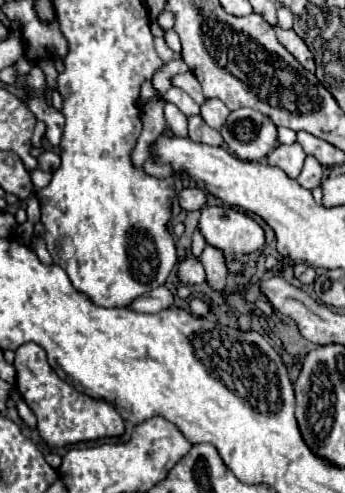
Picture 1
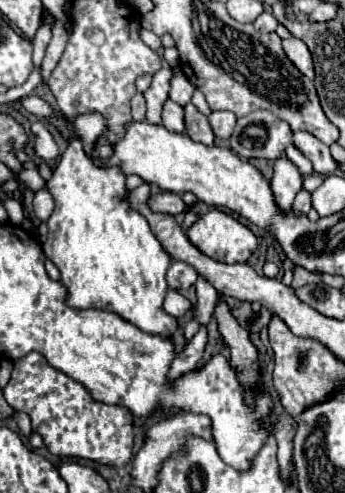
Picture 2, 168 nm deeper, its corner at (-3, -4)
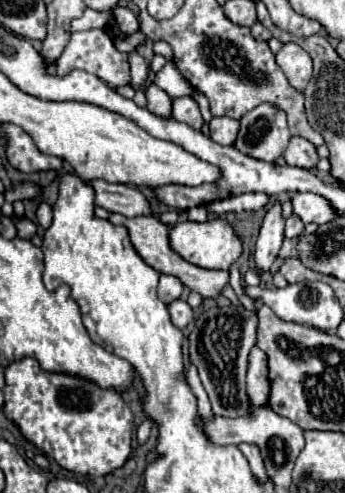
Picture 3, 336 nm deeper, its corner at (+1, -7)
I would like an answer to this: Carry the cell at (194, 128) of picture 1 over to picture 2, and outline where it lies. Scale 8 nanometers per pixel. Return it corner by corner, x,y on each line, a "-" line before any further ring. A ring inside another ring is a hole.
186,104
184,106
184,118
186,118
186,134
194,142
214,146
214,132
212,132
208,118
204,114
200,114
192,104

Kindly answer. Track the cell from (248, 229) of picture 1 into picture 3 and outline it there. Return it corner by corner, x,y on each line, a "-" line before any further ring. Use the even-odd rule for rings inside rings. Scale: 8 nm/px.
210,219
206,223
192,223
192,221
176,223
174,227
170,227
168,239
170,239
170,247
182,259
204,269
228,269
242,253
240,239
234,235
232,227
224,219

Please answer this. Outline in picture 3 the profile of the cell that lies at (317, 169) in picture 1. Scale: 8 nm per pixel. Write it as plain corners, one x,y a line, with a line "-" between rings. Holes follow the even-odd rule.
290,215
286,219
286,227
284,227
284,237
286,239
292,239
292,237
298,237
304,233
304,223
296,217
296,215

